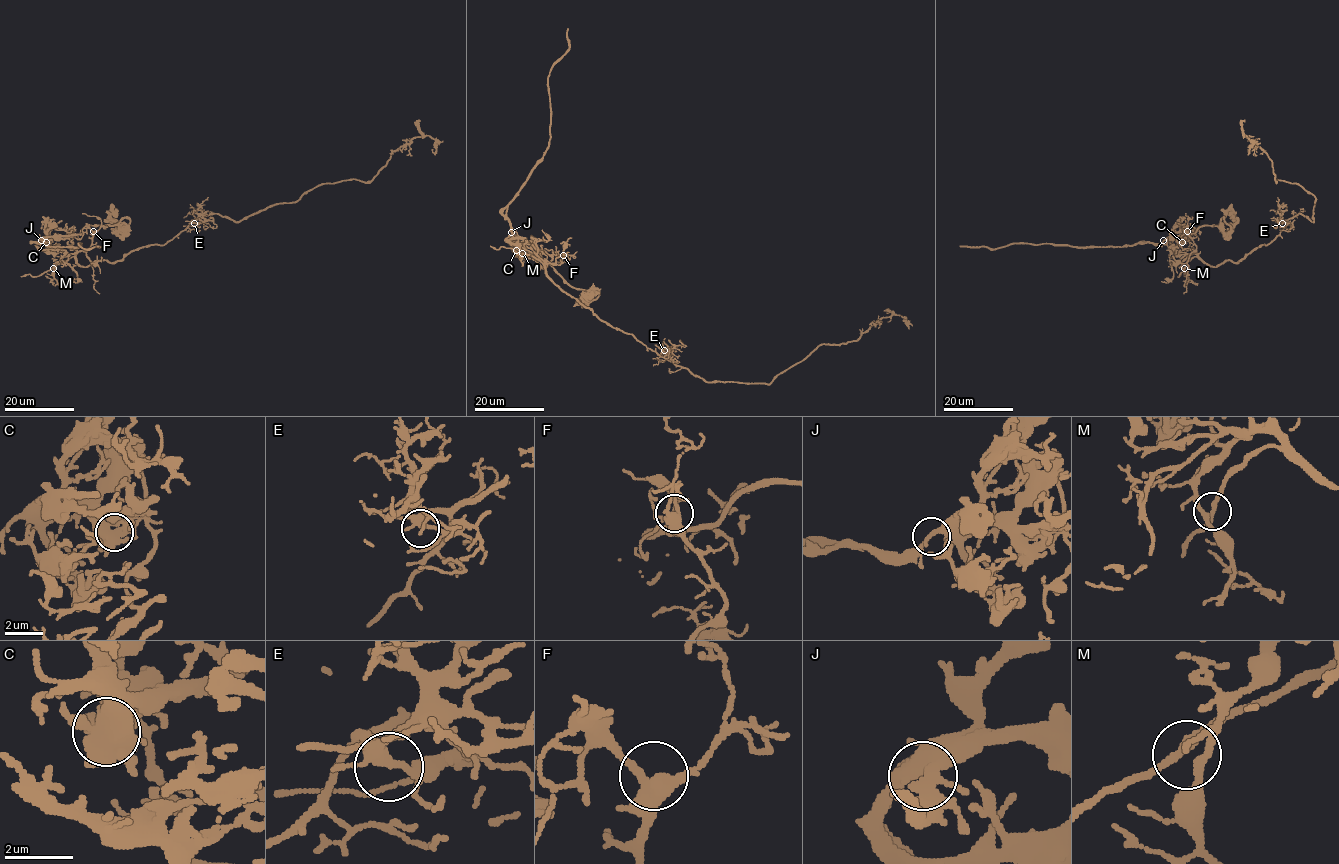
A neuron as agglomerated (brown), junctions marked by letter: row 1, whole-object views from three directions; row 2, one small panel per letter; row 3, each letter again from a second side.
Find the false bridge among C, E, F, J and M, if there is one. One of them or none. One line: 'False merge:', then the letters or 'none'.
False merge: C

